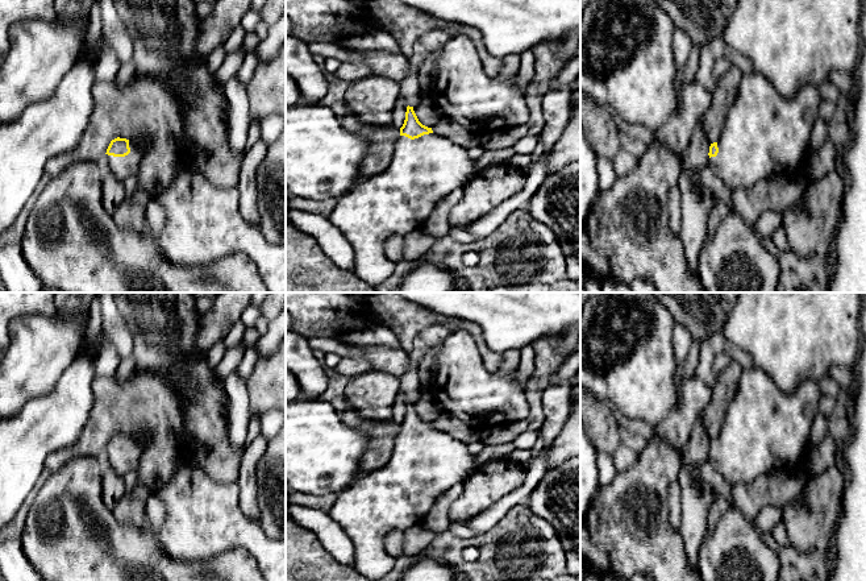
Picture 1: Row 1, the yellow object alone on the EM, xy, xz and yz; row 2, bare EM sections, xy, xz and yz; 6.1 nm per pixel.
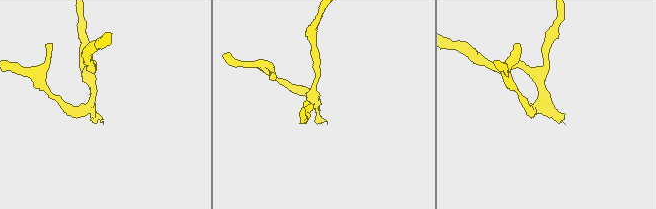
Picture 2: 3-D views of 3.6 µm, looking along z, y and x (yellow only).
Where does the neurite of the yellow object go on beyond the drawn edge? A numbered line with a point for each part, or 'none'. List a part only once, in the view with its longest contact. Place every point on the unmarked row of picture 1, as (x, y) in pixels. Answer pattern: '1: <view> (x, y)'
1: xy (123, 463)

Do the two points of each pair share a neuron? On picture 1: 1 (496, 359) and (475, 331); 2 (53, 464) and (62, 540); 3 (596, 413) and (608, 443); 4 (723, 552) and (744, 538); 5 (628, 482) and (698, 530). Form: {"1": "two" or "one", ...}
{"1": "one", "2": "two", "3": "one", "4": "one", "5": "two"}

